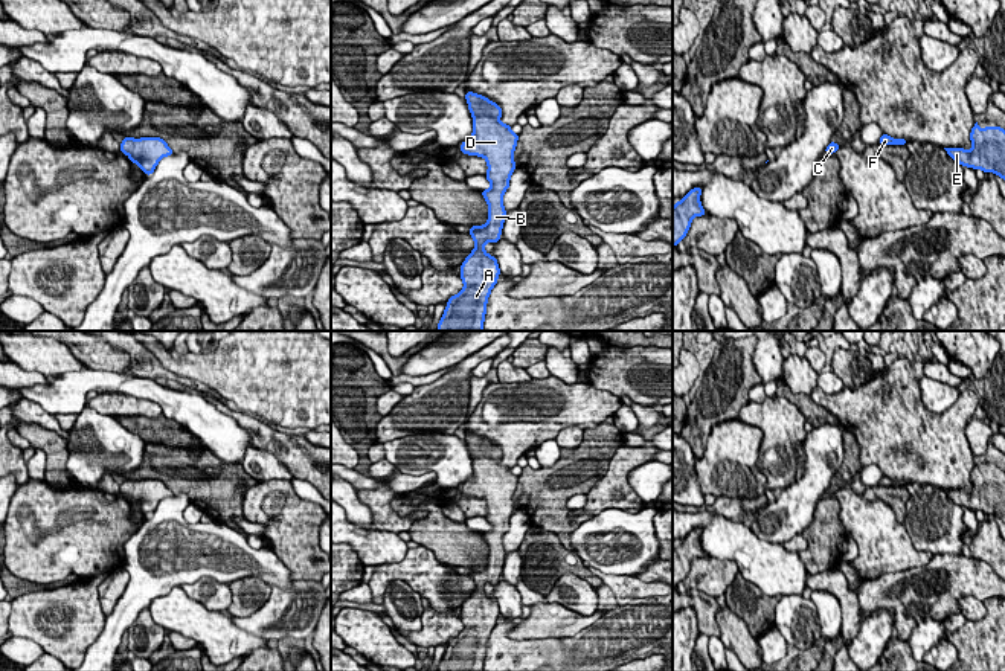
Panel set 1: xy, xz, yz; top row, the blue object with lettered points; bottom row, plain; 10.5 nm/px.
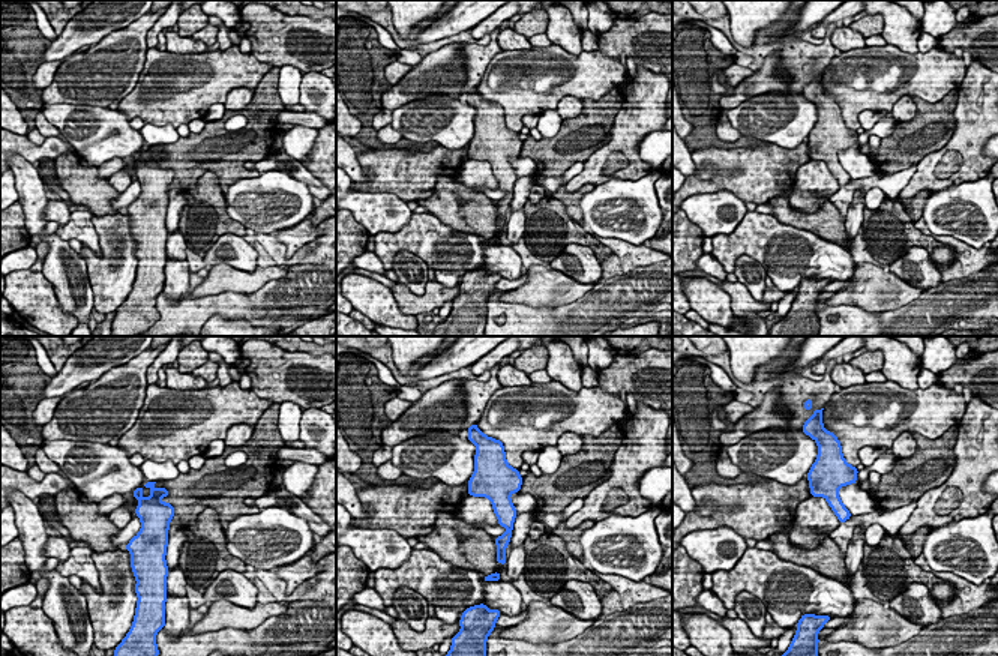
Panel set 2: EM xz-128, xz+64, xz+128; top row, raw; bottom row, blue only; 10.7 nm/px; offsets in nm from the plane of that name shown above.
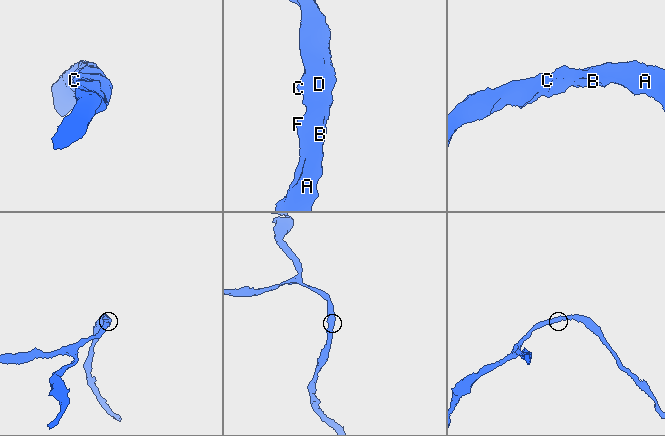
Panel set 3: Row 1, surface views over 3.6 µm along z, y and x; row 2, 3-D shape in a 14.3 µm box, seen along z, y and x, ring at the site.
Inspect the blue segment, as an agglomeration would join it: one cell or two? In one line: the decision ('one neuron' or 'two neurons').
one neuron

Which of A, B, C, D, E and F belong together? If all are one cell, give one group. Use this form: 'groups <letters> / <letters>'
groups A B C D E F

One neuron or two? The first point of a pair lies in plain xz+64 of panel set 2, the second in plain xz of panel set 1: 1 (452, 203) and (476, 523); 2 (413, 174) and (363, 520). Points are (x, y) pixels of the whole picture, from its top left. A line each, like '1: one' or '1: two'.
1: two
2: two

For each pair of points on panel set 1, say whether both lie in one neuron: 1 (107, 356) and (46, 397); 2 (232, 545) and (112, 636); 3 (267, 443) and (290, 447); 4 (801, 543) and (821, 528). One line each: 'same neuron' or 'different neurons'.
1: different neurons
2: same neuron
3: same neuron
4: different neurons

